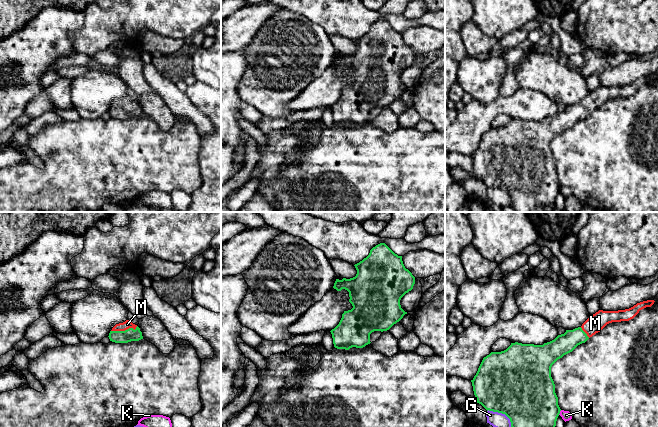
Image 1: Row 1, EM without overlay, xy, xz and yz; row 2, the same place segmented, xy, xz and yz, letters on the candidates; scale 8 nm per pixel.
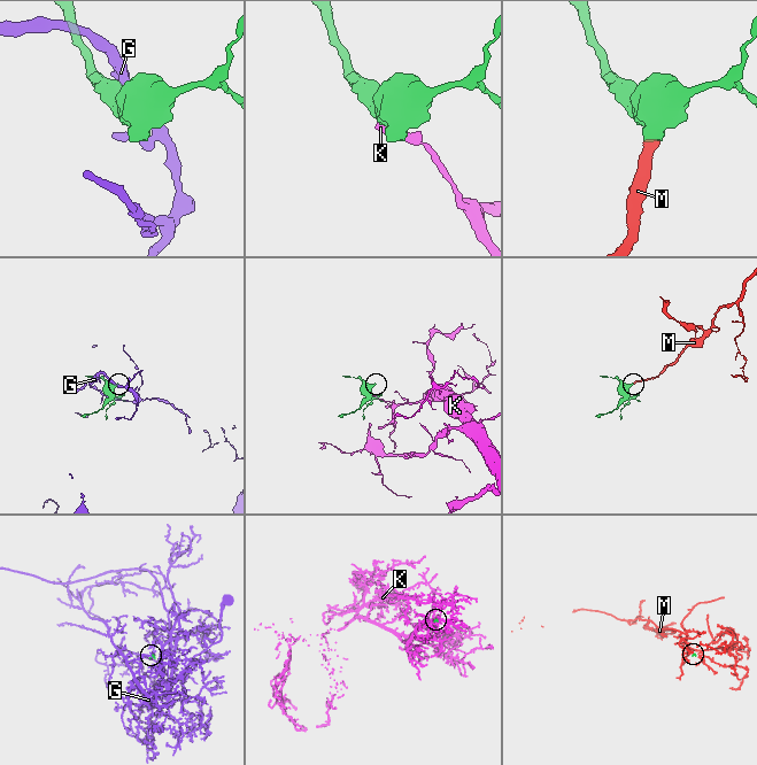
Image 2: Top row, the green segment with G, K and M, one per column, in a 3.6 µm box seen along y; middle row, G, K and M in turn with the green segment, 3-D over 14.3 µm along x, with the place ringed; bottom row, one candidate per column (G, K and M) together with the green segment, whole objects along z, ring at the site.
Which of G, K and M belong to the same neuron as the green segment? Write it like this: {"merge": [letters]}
{"merge": ["M"]}

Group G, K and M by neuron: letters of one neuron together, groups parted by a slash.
G / K / M

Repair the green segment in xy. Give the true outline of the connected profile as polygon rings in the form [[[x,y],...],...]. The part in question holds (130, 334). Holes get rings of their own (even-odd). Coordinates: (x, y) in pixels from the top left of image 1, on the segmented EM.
[[[129,320],[116,324],[110,331],[108,337],[110,341],[115,343],[128,343],[143,339],[140,328]]]

